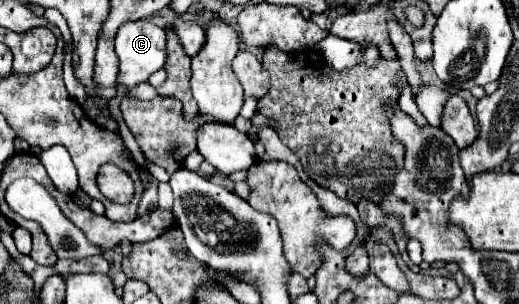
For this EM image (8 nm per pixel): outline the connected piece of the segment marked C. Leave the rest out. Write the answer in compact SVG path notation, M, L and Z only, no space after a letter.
M140 19L134 23L124 23L118 29L116 35L116 55L120 59L120 71L118 71L118 87L132 89L140 83L146 83L152 73L164 67L168 53L166 53L166 31L162 27L156 27L154 23Z

